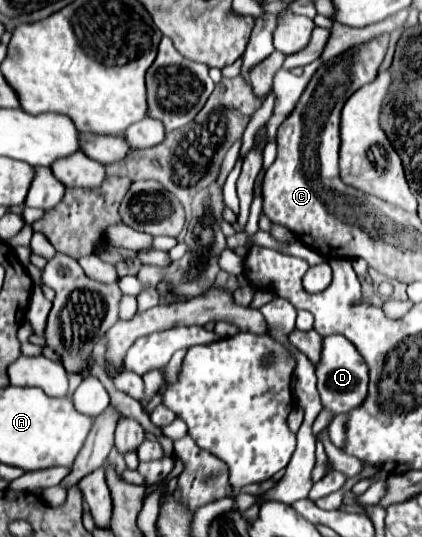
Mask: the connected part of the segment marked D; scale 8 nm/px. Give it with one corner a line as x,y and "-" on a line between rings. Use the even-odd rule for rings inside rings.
327,336
323,338
323,352
321,362
317,364
317,390
321,394
323,408
333,410
335,414
351,412
353,406
361,406
367,398
367,382
369,372
363,356
345,336

